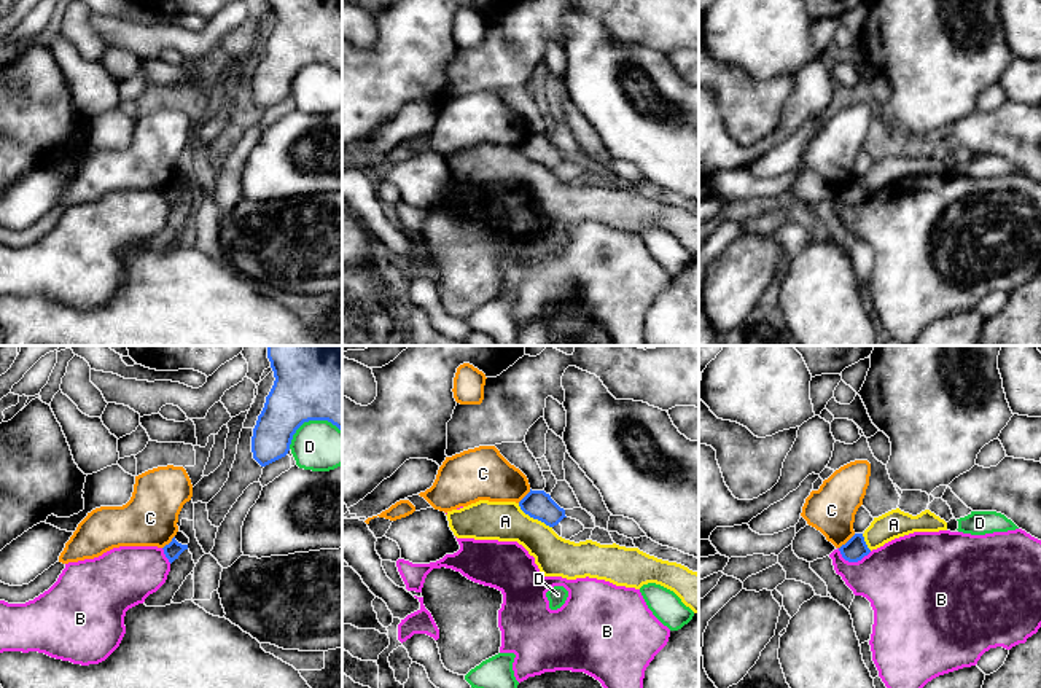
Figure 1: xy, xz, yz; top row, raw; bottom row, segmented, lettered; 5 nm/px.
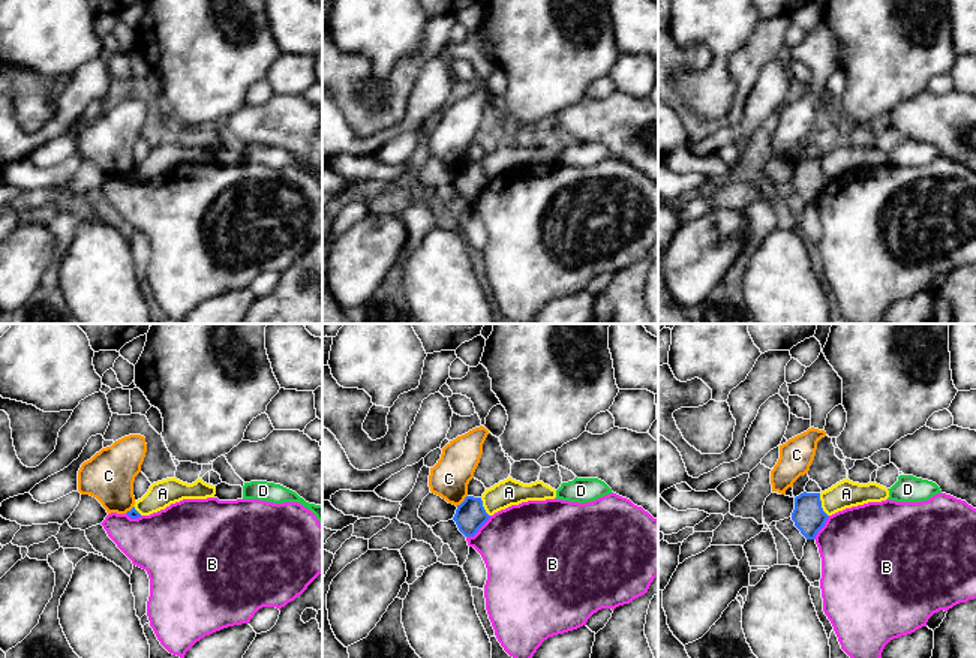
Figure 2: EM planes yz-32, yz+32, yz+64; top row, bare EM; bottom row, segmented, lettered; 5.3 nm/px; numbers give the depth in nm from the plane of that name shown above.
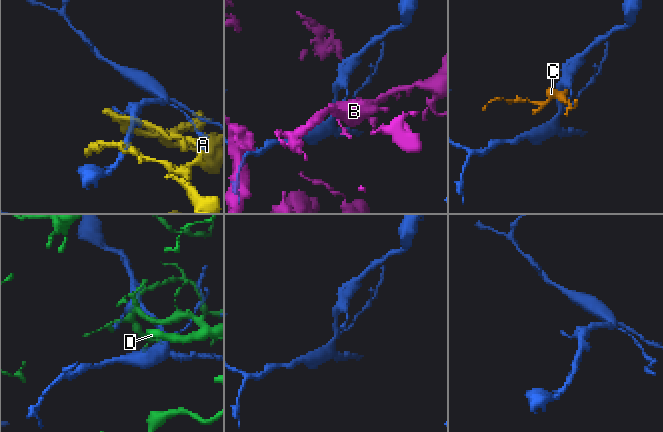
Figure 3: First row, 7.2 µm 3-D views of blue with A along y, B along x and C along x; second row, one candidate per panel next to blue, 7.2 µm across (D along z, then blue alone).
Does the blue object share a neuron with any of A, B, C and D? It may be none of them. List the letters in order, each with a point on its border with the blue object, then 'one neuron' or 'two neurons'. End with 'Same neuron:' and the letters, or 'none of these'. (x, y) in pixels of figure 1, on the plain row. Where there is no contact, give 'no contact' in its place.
A: contact xz (534, 161); two neurons
B: contact yz (853, 204); two neurons
C: contact yz (849, 183); two neurons
D: contact xy (309, 62); two neurons
Same neuron: none of these

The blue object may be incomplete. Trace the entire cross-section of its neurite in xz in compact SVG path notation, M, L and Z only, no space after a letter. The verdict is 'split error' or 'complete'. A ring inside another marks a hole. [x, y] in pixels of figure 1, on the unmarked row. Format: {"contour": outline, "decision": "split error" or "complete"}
{"contour": "M532 134L519 145L520 153L533 162L544 166L549 170L557 169L565 159L549 137L544 134Z", "decision": "complete"}

